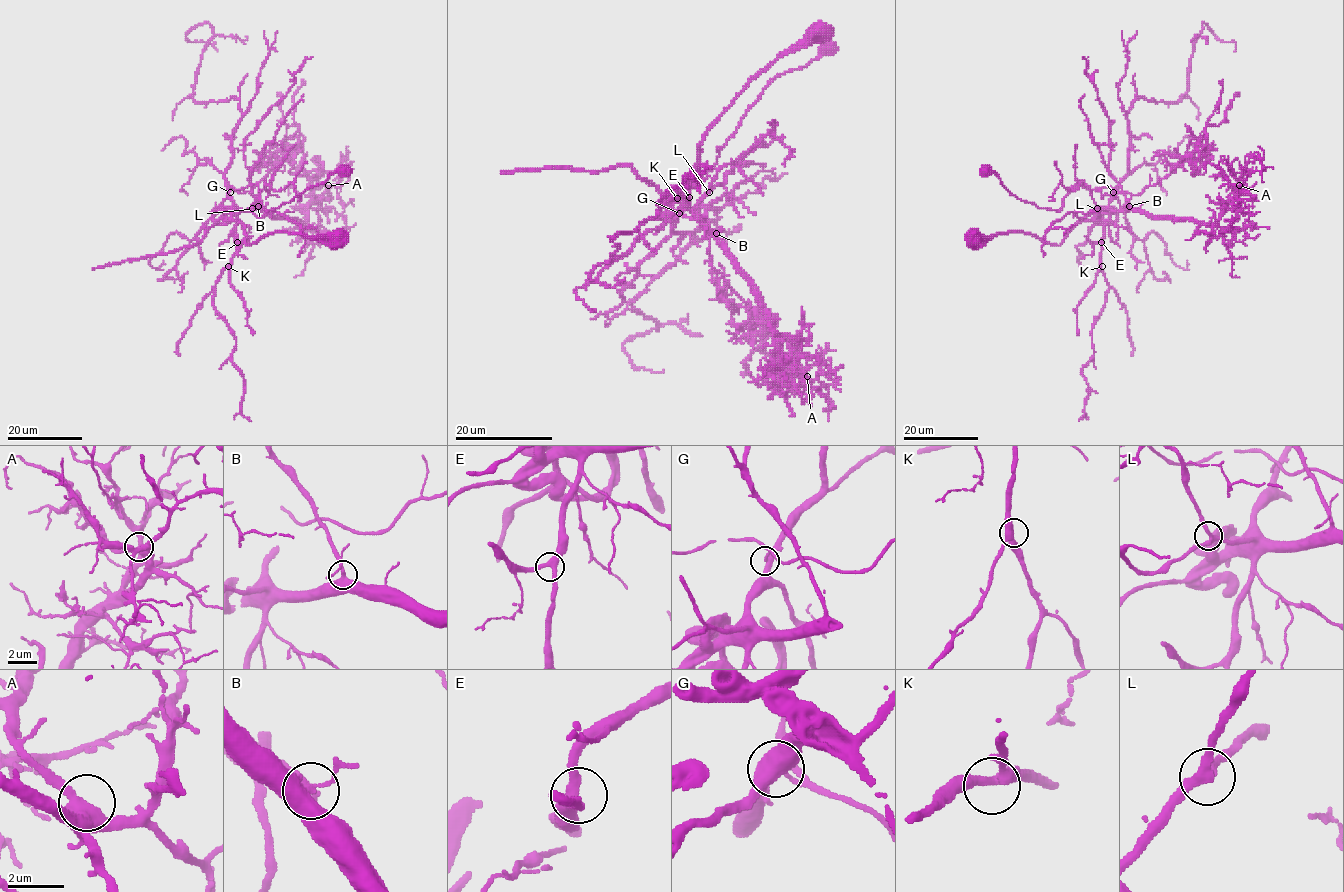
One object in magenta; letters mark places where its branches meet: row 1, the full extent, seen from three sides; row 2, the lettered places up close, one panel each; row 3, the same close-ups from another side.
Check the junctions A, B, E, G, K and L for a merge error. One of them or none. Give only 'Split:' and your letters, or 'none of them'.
Split: G

